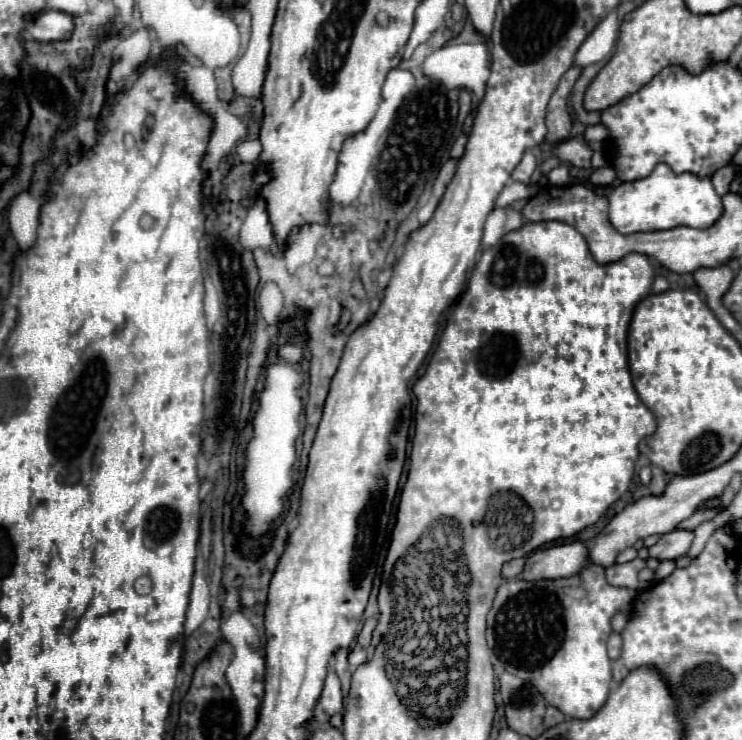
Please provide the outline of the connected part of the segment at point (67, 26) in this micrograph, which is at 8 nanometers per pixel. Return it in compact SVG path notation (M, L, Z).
M42 11L36 17L26 17L26 31L36 41L64 41L72 37L74 21L72 15L60 11Z

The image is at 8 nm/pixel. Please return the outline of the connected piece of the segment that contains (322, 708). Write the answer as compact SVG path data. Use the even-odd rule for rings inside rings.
M328 671L328 677L324 681L322 695L314 707L314 721L316 723L328 723L328 719L342 711L342 689L340 679L334 671Z

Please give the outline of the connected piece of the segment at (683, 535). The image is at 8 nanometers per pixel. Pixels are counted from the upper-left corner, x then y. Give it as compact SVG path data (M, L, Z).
M674 529L670 533L664 533L658 539L658 543L648 549L648 555L654 557L654 559L660 559L660 561L678 559L678 557L688 553L688 549L692 545L692 539L694 539L694 531Z

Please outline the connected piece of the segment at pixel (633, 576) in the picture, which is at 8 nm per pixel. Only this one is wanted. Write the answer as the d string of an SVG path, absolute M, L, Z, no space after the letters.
M632 559L628 563L612 565L606 569L606 579L610 585L616 587L628 587L628 589L638 589L638 571L646 567L646 559Z

